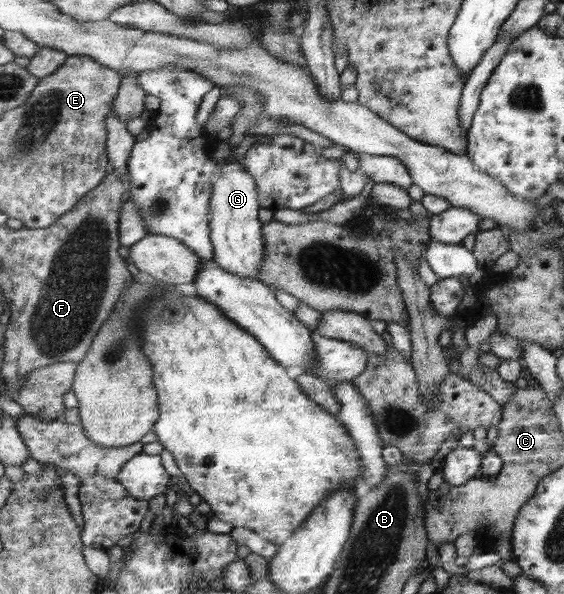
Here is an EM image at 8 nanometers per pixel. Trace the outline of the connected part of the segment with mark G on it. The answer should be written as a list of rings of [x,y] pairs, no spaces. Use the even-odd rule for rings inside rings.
[[[238,156],[219,165],[219,177],[214,181],[211,198],[211,240],[216,256],[213,259],[222,268],[248,278],[257,278],[263,263],[266,242],[261,221],[261,200],[257,178],[246,168]]]

